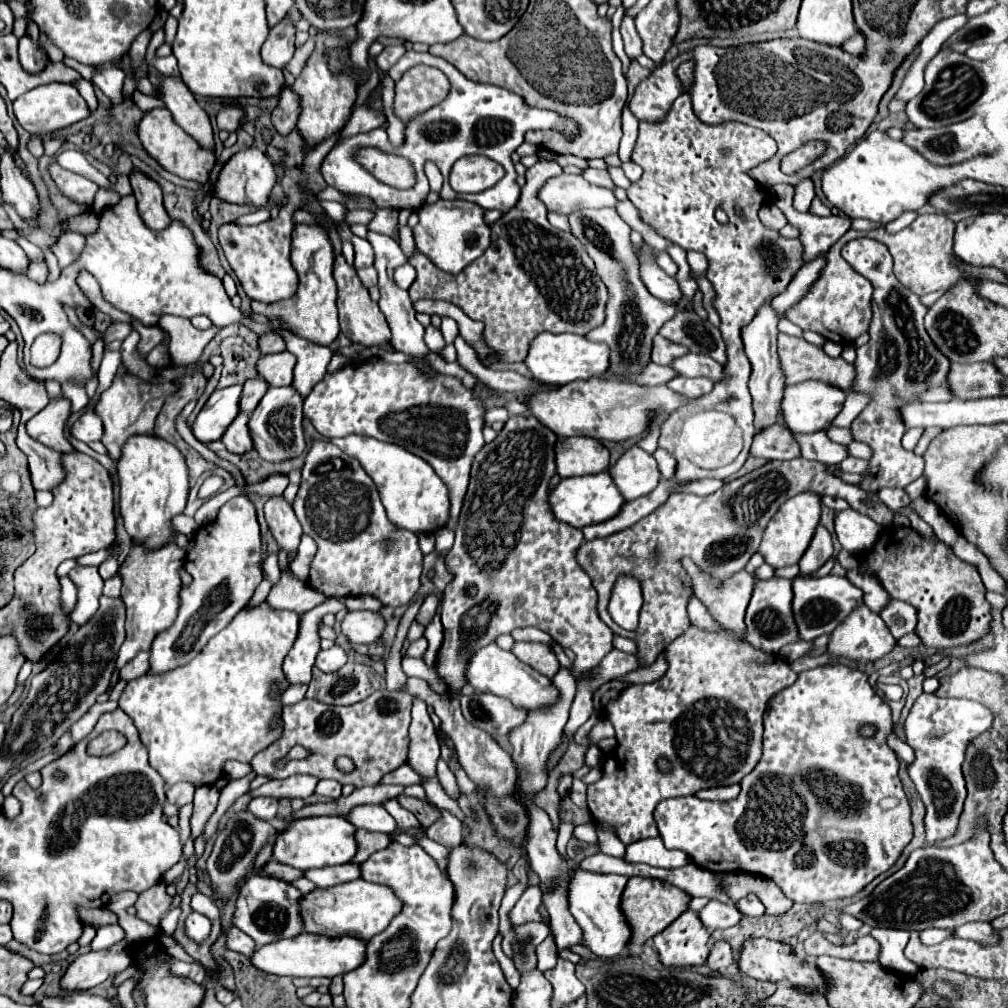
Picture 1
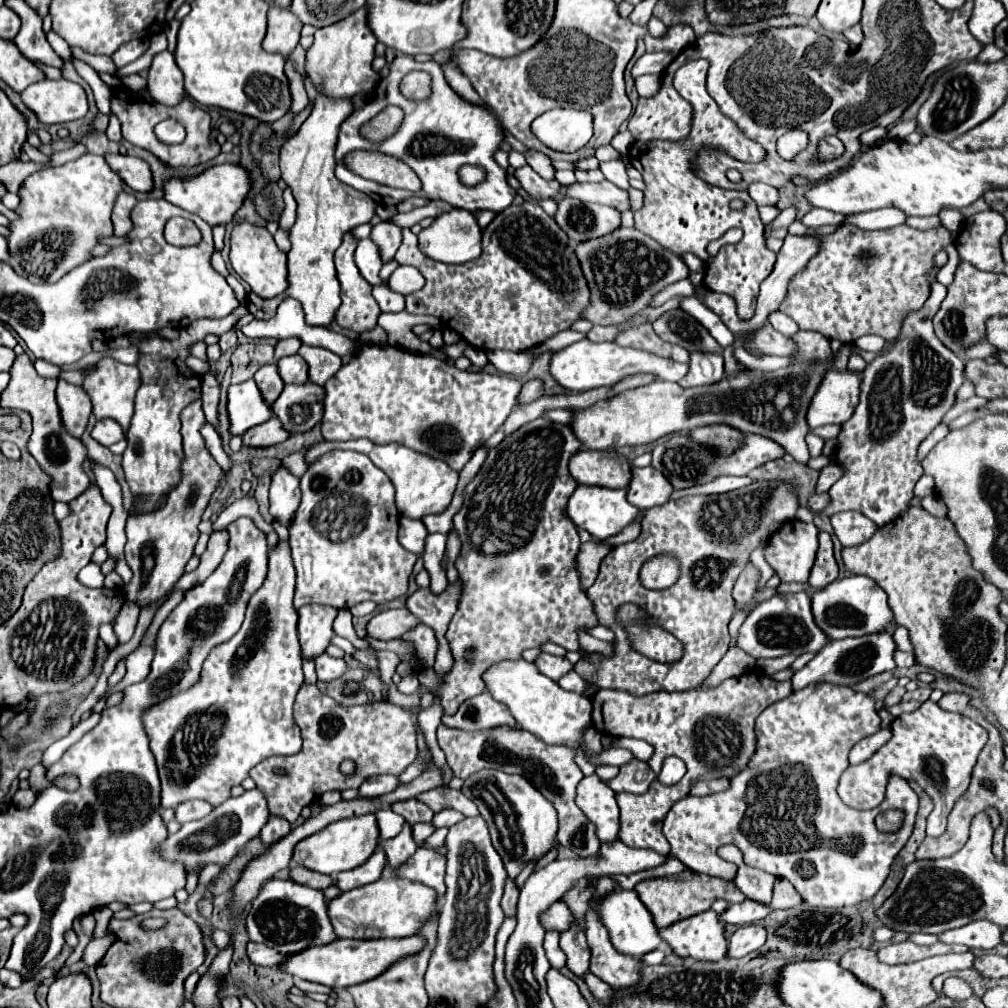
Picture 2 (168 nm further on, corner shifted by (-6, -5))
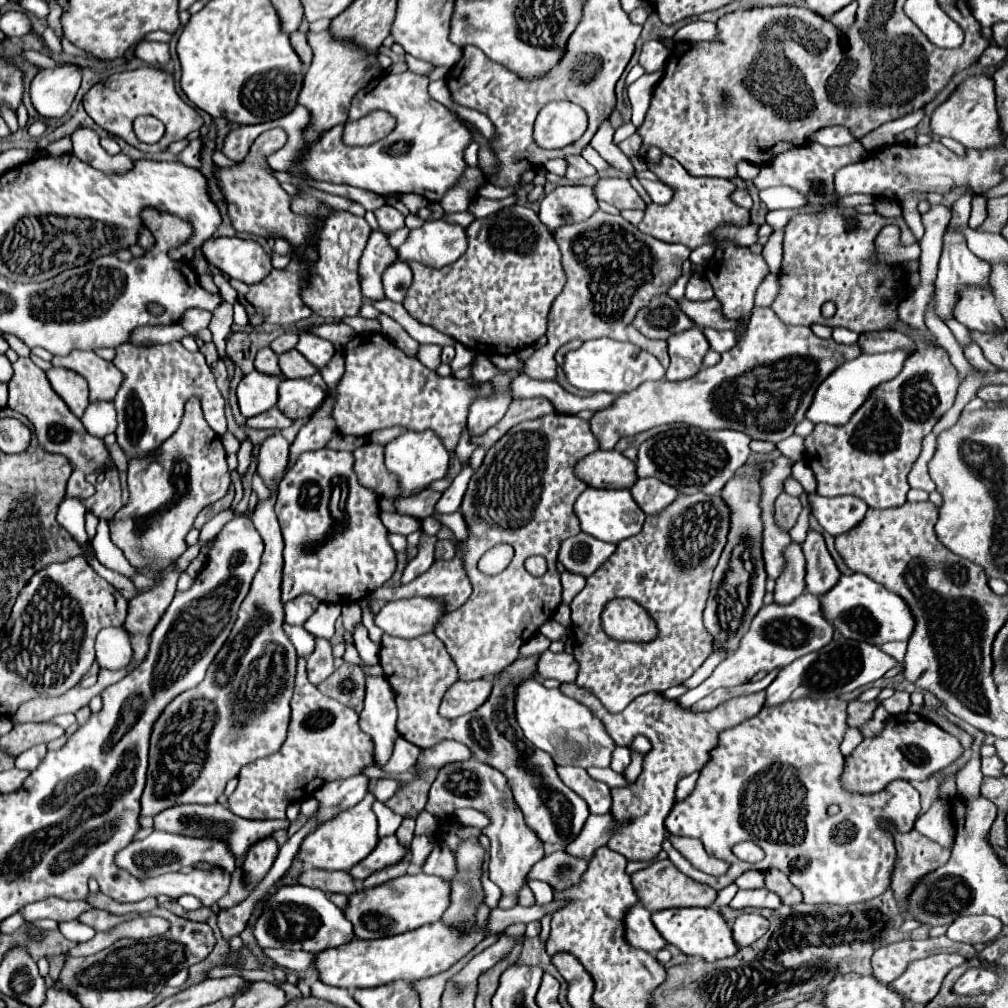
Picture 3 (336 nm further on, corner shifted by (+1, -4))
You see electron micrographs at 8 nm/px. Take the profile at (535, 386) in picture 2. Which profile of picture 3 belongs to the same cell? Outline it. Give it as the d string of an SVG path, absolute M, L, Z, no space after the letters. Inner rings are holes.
M597 210L579 224L565 224L557 228L553 238L563 254L567 284L549 310L549 342L545 348L535 350L535 354L525 362L525 374L537 380L553 380L557 370L553 356L557 348L575 338L591 340L601 336L633 342L657 356L661 366L667 368L669 354L665 352L665 340L649 340L641 336L631 322L639 308L675 284L675 280L681 276L683 260L689 258L689 248L647 236L621 216L613 216L603 210Z

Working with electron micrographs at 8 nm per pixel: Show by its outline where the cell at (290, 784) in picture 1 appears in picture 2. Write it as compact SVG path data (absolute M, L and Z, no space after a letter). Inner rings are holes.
M260 789L244 791L240 797L230 797L222 805L214 807L206 817L202 817L198 821L184 823L182 829L178 833L170 835L168 841L162 845L162 853L170 861L180 861L180 863L186 865L188 893L192 893L196 883L198 883L198 877L194 875L196 865L198 863L204 863L204 865L208 865L208 863L226 865L246 841L250 841L252 837L256 837L260 833L266 817L268 817L266 795Z

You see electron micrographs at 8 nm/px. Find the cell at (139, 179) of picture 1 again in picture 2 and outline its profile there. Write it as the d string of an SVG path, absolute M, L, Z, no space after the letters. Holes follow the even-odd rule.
M106 155L106 161L132 191L150 193L154 189L152 171L146 161L130 155Z

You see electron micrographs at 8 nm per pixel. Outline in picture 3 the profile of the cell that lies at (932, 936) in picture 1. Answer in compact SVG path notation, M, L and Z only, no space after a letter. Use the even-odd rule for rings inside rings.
M959 916L947 930L951 940L967 942L967 944L987 944L995 940L1001 932L1003 924L993 916Z

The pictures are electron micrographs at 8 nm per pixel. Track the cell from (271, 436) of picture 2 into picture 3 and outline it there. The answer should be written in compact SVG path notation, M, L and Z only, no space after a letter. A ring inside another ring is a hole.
M277 406L259 414L259 416L253 416L253 418L247 418L247 426L249 428L273 428L273 430L283 430L287 426L291 426L291 418L287 418Z

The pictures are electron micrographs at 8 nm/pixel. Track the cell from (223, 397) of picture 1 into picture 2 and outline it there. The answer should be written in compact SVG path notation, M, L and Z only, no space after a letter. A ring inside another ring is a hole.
M248 379L240 385L230 385L226 409L232 435L242 435L250 427L260 425L272 417L272 411L264 403L254 379Z

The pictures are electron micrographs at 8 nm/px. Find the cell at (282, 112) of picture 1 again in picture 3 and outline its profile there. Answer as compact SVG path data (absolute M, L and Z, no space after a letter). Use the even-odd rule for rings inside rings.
M295 30L295 32L291 34L291 44L293 44L295 52L301 56L301 60L309 66L309 64L311 64L311 46L307 44L307 32Z

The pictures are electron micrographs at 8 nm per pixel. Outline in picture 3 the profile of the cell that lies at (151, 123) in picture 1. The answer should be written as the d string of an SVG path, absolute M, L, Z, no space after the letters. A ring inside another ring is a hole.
M141 66L137 70L125 70L119 74L113 74L97 84L93 84L87 94L83 96L83 106L85 112L107 132L121 136L125 142L129 142L131 146L143 150L143 152L163 152L171 142L185 138L189 132L199 130L203 126L201 116L193 110L193 106L189 106L187 102L183 102L183 98L177 94L175 90L175 82L173 76L161 68L153 68L153 66ZM141 114L149 114L159 118L165 124L165 134L157 144L145 144L139 142L135 132L133 132L133 120Z

